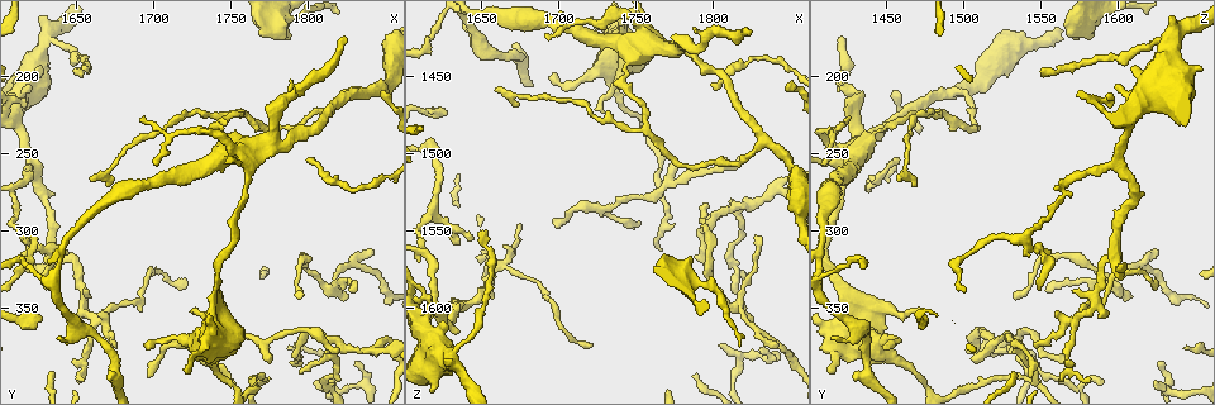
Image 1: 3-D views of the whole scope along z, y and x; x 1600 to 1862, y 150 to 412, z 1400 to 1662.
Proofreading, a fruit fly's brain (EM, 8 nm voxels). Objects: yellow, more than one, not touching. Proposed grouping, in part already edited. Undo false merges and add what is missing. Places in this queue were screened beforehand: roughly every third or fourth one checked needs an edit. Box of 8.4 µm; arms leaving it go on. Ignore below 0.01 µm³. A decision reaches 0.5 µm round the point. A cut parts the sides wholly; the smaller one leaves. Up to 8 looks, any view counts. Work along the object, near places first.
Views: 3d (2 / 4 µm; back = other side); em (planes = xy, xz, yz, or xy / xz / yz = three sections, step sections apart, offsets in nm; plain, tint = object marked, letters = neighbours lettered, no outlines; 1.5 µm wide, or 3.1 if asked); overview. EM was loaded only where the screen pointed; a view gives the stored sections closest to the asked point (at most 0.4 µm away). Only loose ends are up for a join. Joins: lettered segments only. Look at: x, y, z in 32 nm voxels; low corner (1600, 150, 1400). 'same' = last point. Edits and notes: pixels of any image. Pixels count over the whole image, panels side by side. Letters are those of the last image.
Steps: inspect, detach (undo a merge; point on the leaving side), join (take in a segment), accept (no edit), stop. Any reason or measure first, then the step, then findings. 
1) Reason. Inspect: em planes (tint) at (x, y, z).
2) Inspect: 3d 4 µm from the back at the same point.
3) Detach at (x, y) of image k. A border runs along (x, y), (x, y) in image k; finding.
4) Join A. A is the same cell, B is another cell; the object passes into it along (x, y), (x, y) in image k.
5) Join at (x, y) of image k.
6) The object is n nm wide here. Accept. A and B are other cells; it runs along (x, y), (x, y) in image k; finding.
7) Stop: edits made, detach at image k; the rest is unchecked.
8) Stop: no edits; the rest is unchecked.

Free end. Inspect: 3d 2 µm at (1818, 376, 1500).

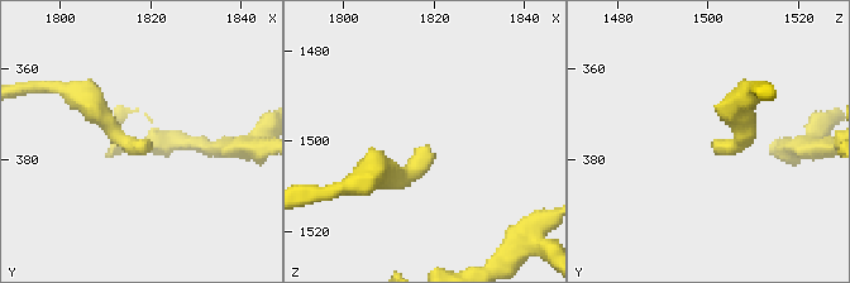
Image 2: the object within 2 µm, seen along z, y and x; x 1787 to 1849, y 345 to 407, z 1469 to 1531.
Inspect: em planes (letters) at (1818, 376, 1501).

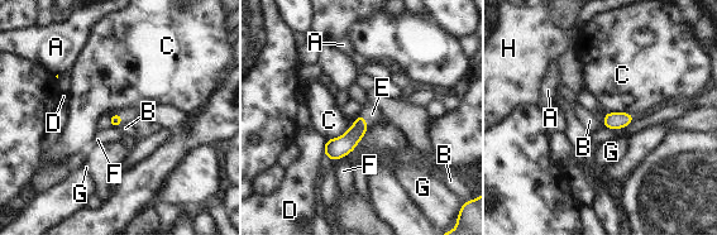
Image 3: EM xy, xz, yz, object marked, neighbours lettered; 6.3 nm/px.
Join E. E is the same cell, A, B, C, D, F, G and H are other cells; the neuron continues.

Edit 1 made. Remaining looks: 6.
End of a long branch. Inspect: em planes (letters) at (1824, 174, 1420).

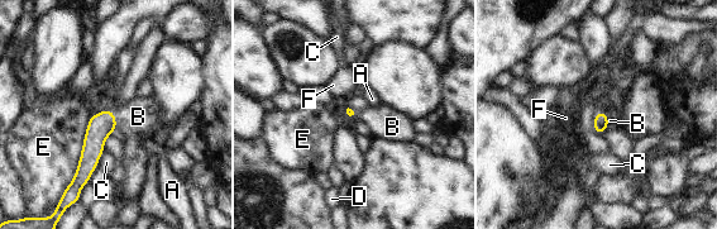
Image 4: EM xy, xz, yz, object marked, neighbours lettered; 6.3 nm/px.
Join B. B is the same cell, A, C, D, E and F are other cells; the object passes into it along (100, 125), (115, 120), (138, 117) in image 4; the neuron continues.

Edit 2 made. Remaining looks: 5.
Inspect: overview.

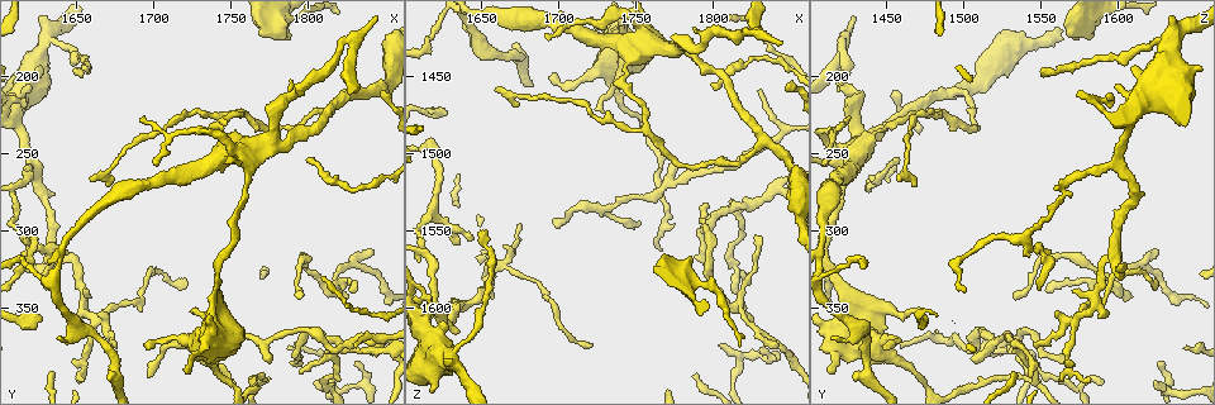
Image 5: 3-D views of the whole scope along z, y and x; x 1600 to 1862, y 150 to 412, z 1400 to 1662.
An open end. Inspect: em planes (plain) at (1830, 386, 1626).

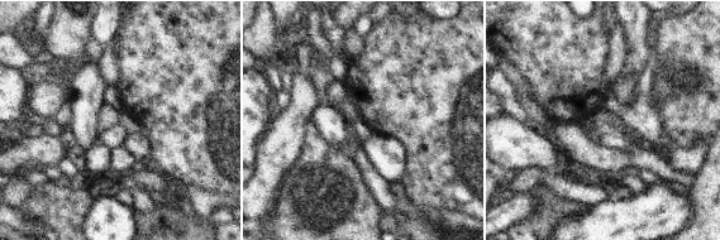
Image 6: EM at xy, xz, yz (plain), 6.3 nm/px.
What lies round it. Inspect: em planes (letters) at the same point.

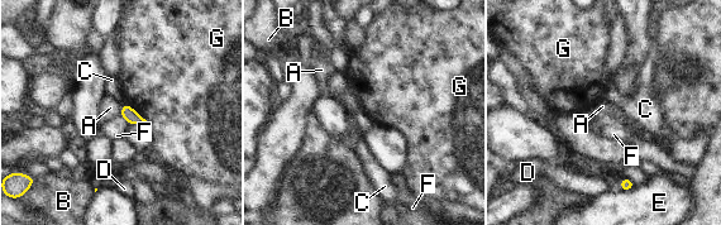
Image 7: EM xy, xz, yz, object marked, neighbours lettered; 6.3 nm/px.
Accept. A, B, C, D, E, F and G are other cells; a border runs along (122, 104), (119, 115) in image 7; no lettered segment goes on from it.

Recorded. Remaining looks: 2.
Stop: edits made, join at image 3, join at image 4; the rest is unchecked.

